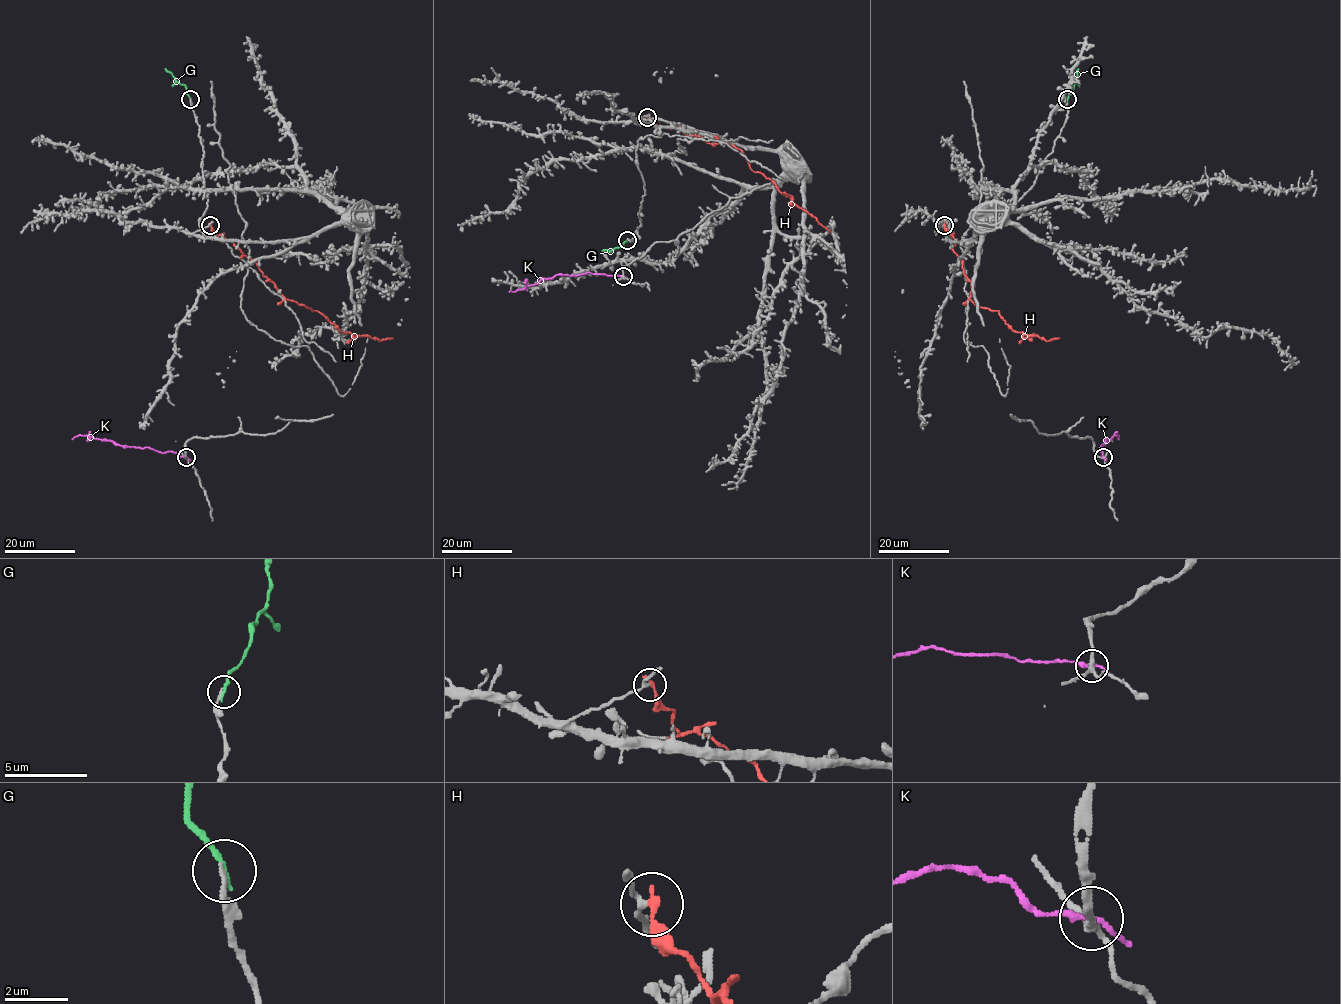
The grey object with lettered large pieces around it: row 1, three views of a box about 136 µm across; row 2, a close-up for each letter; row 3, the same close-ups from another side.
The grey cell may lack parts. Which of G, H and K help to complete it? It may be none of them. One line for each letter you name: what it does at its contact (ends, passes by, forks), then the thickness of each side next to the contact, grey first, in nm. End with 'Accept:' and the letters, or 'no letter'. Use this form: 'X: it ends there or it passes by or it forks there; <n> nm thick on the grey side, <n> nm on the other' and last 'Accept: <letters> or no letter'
Accept: no letter

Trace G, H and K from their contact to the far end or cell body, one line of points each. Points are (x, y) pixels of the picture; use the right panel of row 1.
G: (1067, 99), (1077, 80), (1078, 68)
H: (944, 225), (956, 242), (952, 250), (963, 259), (975, 305), (999, 311), (1018, 332), (1046, 341), (1059, 337)
K: (1104, 457), (1099, 449), (1105, 440), (1115, 435), (1119, 439)

